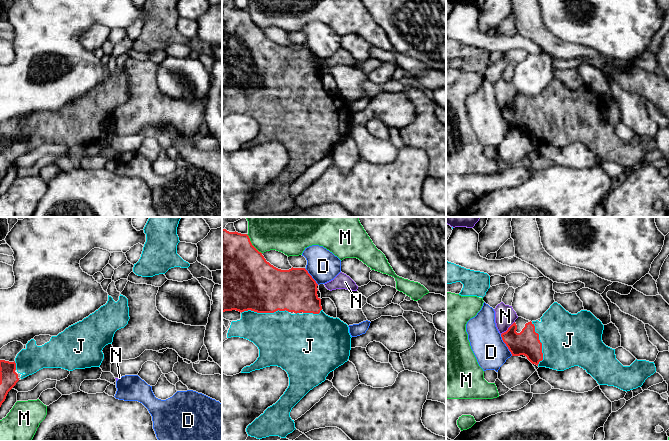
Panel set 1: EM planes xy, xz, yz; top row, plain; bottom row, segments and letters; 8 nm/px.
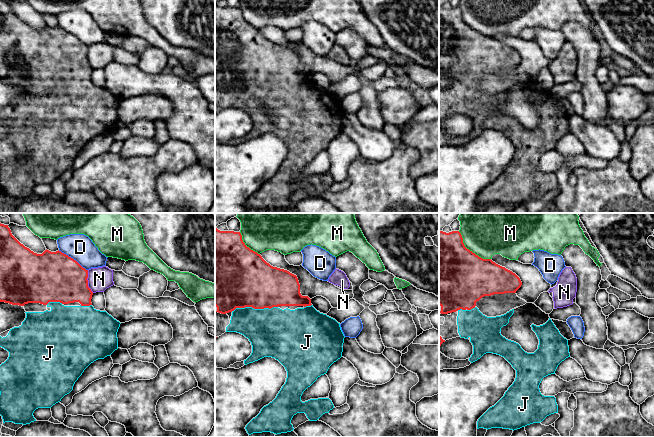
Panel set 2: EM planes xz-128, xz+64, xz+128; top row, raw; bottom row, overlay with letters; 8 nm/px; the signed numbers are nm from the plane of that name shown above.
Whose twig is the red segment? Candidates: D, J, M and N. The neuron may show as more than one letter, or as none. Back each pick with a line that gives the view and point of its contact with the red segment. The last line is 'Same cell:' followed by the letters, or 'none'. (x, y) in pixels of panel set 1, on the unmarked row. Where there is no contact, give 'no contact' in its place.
J: xz (264, 88)
Same cell: J

